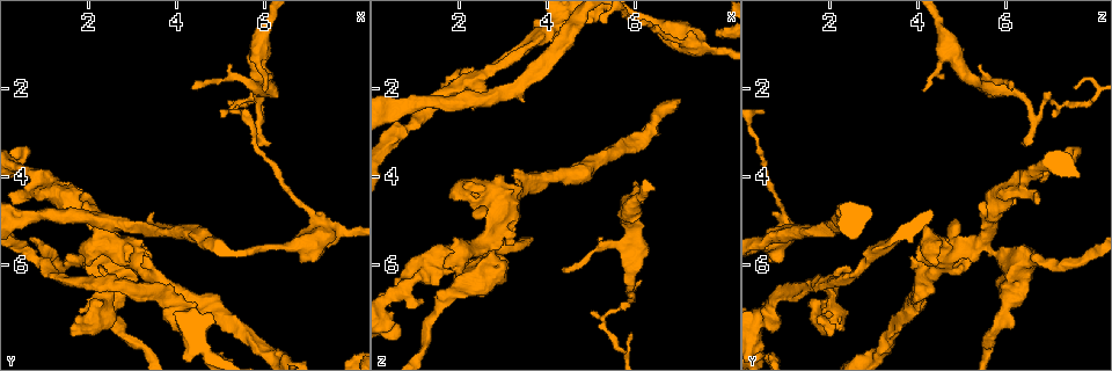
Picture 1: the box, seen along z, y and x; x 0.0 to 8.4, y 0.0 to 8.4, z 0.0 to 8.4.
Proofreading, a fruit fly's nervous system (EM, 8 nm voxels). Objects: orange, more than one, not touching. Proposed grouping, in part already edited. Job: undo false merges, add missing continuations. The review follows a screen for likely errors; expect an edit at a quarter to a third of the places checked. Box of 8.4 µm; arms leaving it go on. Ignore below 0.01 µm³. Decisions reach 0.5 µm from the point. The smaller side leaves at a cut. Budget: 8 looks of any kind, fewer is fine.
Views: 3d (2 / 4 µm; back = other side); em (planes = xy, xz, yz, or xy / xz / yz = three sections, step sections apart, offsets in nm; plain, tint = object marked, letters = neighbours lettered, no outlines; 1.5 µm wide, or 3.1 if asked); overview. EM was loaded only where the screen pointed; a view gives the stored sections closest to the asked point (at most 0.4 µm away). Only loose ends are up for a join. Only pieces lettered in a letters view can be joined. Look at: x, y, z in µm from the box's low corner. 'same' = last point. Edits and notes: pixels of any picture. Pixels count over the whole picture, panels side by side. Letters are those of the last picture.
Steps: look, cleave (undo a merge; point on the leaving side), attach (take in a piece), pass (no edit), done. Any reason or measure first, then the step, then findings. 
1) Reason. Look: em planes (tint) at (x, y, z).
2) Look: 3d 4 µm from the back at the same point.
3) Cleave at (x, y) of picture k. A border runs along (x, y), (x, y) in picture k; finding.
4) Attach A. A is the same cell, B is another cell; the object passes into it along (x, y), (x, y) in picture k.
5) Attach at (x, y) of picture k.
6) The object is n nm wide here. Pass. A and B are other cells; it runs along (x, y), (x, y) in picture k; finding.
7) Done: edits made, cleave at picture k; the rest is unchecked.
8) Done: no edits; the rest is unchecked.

Sudden change in width. Look: 3d 2 µm at (7.30, 5.30, 1.00).

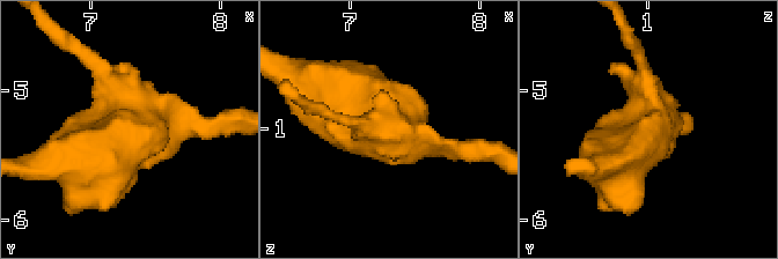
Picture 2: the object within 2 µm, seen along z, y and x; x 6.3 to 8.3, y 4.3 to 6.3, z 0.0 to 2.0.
3 arms meet here; need the tissue. Look: em planes (letters) at (7.28, 5.26, 0.92).

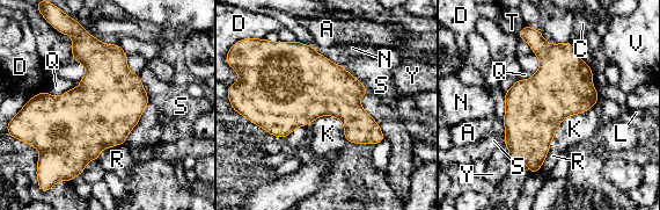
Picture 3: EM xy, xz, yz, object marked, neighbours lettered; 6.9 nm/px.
Pass. A, C, D, K, L, N, Q, R, S, T, V and Y are other cells; a border runs along (80, 81), (56, 96), (45, 91) in picture 3; one neuron here.

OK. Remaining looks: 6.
Branch point. Look: em planes (plain) at (2.40, 6.45, 2.00).

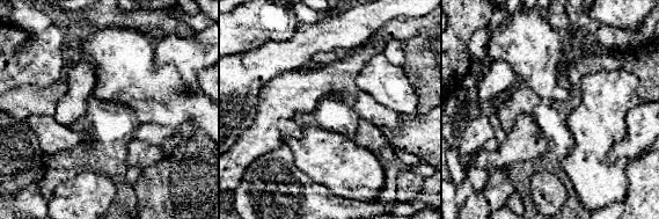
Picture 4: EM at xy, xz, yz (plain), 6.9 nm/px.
See the neighbours. Look: em planes (letters) at the same point.

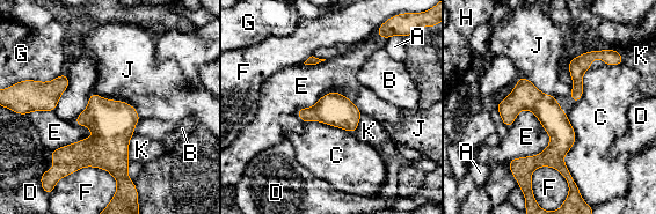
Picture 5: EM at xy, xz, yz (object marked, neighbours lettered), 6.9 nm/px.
Pass. A, B, C, D, E, F, G, H, J and K are other cells; continuous, no second neuron.

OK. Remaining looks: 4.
Look: em planes (letters) at (6.05, 2.05, 4.10).

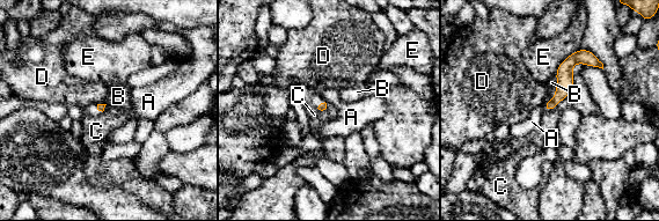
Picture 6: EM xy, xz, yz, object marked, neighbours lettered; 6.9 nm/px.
Pass. A, B, C, D and E are other cells; no lettered piece goes on from it.

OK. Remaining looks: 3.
Done: no edits; the rest is unchecked.

